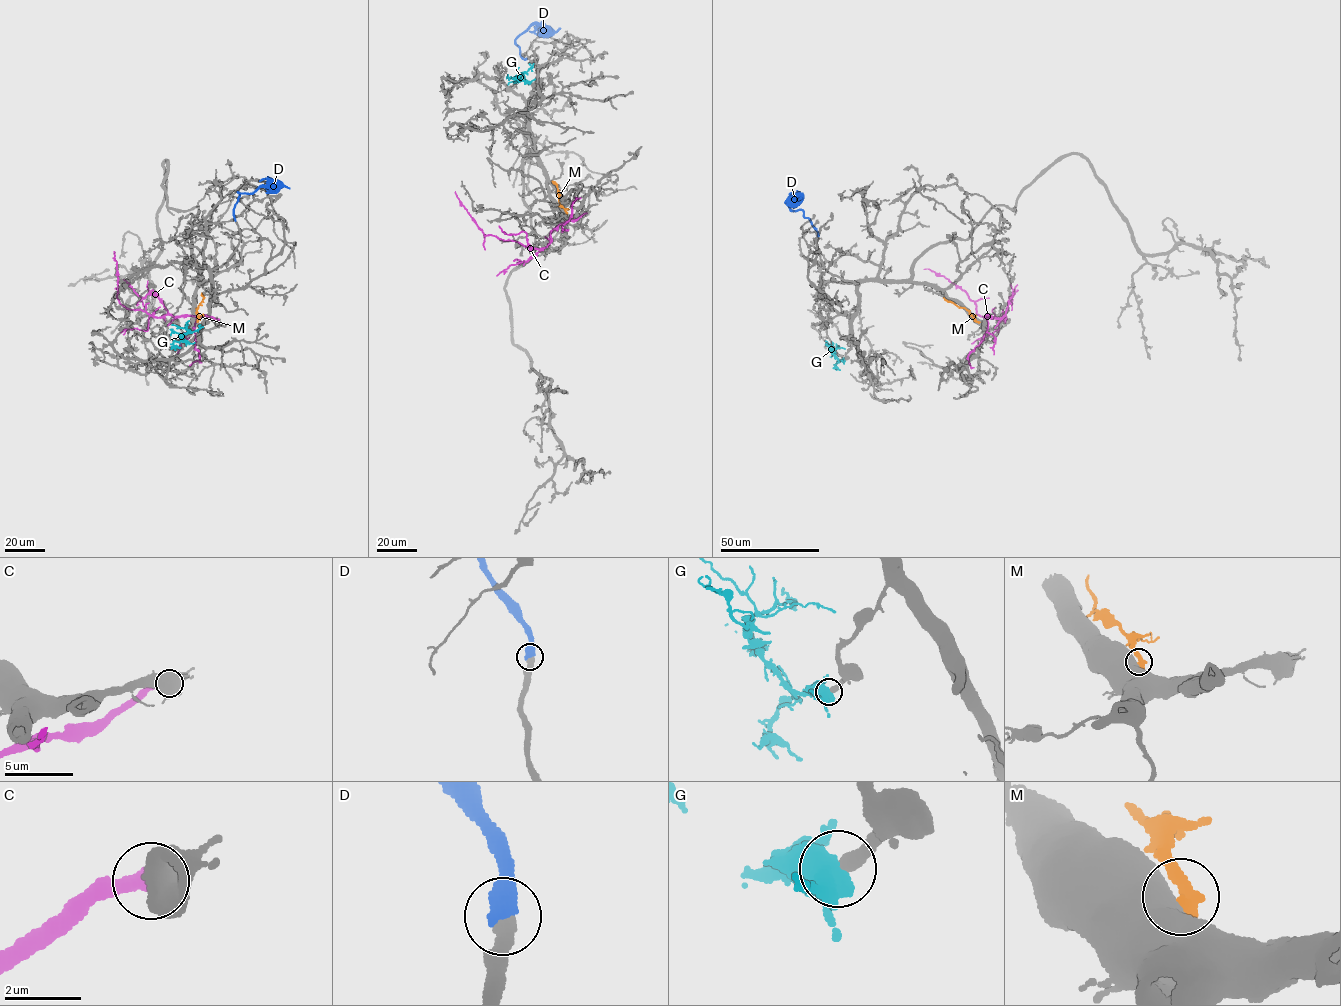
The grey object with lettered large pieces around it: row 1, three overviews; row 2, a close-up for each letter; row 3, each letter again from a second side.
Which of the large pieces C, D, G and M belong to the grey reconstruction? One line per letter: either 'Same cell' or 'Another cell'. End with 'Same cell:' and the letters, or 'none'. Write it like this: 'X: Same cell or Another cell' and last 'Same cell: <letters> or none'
C: Another cell
D: Same cell
G: Another cell
M: Another cell
Same cell: D

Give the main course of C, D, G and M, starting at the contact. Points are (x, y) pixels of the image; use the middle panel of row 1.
C: (587, 213), (560, 224), (551, 232), (551, 242), (540, 249), (484, 236), (455, 191)
D: (527, 58), (521, 58), (515, 43), (520, 34), (534, 24), (550, 26), (555, 31), (560, 28)
G: (529, 83), (521, 78), (522, 72), (517, 82), (508, 85)
M: (566, 213), (560, 206), (556, 185), (552, 181)

